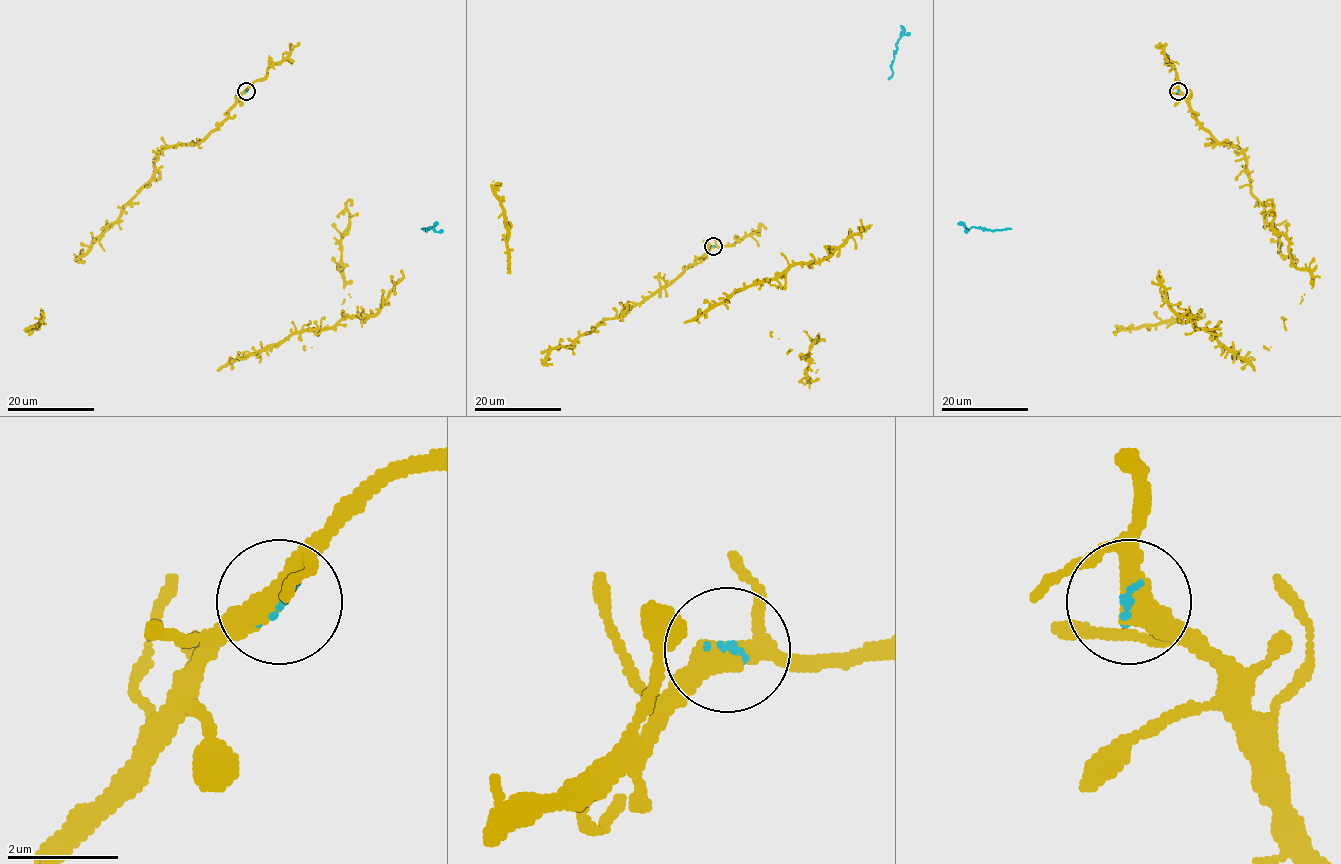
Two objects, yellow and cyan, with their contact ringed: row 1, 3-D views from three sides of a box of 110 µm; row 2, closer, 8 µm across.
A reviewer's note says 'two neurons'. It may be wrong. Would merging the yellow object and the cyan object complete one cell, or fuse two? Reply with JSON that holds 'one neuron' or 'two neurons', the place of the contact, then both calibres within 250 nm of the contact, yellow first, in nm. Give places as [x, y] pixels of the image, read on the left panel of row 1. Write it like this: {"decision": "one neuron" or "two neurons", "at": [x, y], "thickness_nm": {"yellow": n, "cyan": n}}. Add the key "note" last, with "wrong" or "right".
{"decision": "one neuron", "at": [246, 91], "thickness_nm": {"yellow": 400, "cyan": 90}, "note": "wrong"}

